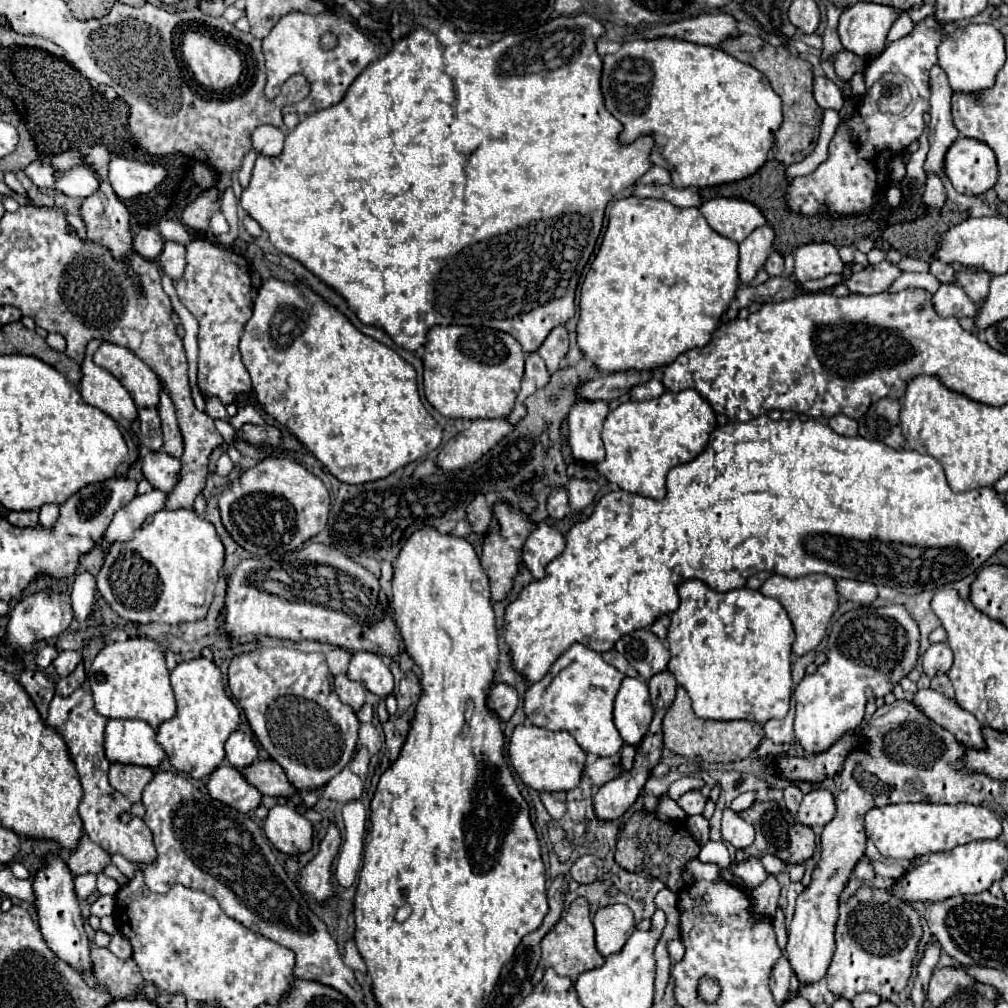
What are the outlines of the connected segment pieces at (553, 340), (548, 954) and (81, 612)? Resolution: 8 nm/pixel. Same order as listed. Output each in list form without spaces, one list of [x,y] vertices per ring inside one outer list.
[[[559,325],[555,327],[547,339],[543,341],[543,345],[537,349],[537,353],[543,357],[543,361],[547,363],[547,369],[549,373],[557,371],[559,365],[561,365],[561,359],[567,355],[567,349],[569,349],[569,335],[567,335],[567,329],[565,325]]]
[[[577,897],[569,905],[565,915],[555,923],[555,927],[543,937],[543,941],[541,941],[541,961],[539,961],[537,973],[533,977],[533,983],[537,983],[541,979],[541,973],[549,967],[553,967],[559,975],[565,975],[571,981],[577,981],[577,977],[583,971],[597,969],[603,963],[605,963],[605,959],[595,949],[595,931],[593,931],[593,921],[591,921],[591,913],[589,913],[589,901],[585,897]]]
[[[81,571],[75,575],[70,597],[74,619],[79,622],[85,621],[91,612],[95,597],[95,577],[89,571]]]

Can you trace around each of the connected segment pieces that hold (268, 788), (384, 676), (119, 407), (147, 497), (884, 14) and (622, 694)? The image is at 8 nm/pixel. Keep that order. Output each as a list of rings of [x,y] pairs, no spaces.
[[[267,759],[267,761],[257,761],[253,763],[251,767],[245,767],[241,769],[241,773],[245,775],[245,779],[259,789],[261,795],[271,795],[271,797],[277,797],[277,799],[287,799],[287,797],[293,797],[297,795],[297,787],[287,779],[283,767],[273,761],[273,759]]]
[[[361,651],[351,657],[347,677],[351,681],[365,683],[365,689],[377,697],[387,697],[393,691],[393,675],[383,659],[375,653]]]
[[[93,339],[87,345],[87,355],[81,365],[81,369],[83,369],[83,381],[79,385],[81,397],[85,399],[85,403],[101,409],[115,421],[121,421],[121,419],[135,421],[137,407],[135,407],[131,395],[127,393],[127,389],[109,371],[97,367],[91,361],[91,357],[99,349],[99,345],[101,345],[99,339]]]
[[[153,489],[151,493],[137,495],[131,503],[121,507],[105,531],[103,547],[109,549],[109,543],[113,543],[113,541],[131,539],[133,531],[141,527],[141,523],[147,519],[147,515],[153,515],[153,513],[165,509],[167,497],[169,497],[169,493]]]
[[[855,3],[847,7],[839,17],[839,39],[843,49],[863,57],[875,59],[885,49],[885,37],[895,23],[897,11],[877,3]]]
[[[625,677],[615,697],[615,711],[613,711],[613,721],[623,741],[629,745],[639,745],[645,731],[649,729],[651,717],[653,707],[647,683],[641,679]]]

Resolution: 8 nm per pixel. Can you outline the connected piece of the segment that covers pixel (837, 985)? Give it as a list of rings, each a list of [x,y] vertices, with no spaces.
[[[861,887],[853,897],[839,905],[835,929],[837,949],[825,975],[829,991],[849,1001],[865,991],[875,993],[881,999],[893,999],[909,981],[919,939],[919,915],[909,903],[889,895],[887,889]]]

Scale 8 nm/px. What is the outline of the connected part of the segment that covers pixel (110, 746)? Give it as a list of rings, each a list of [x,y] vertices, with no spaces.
[[[111,719],[105,727],[105,755],[111,763],[131,763],[155,769],[165,757],[155,737],[155,729],[145,721]]]

